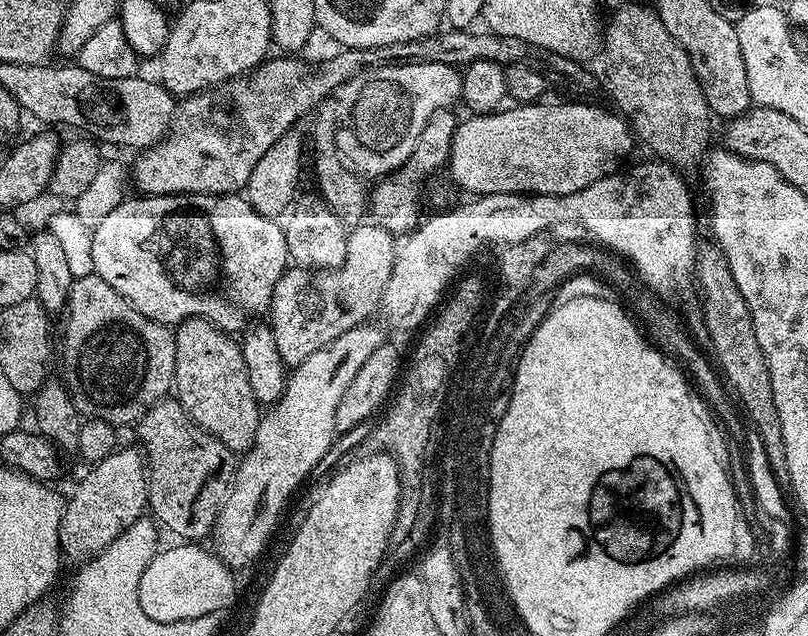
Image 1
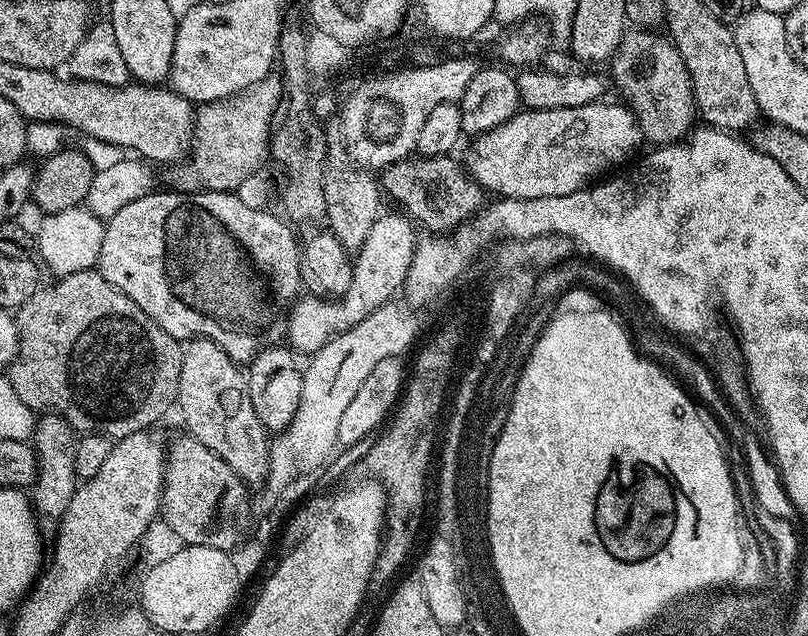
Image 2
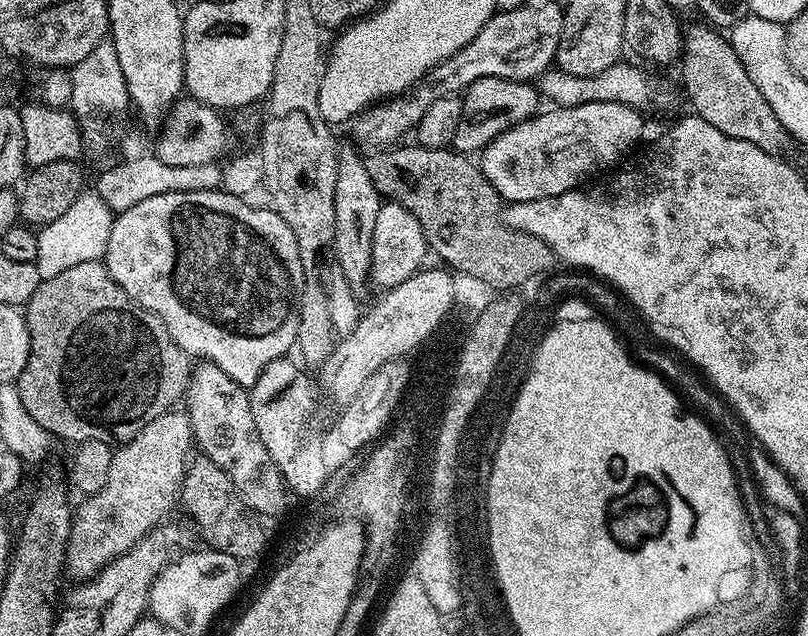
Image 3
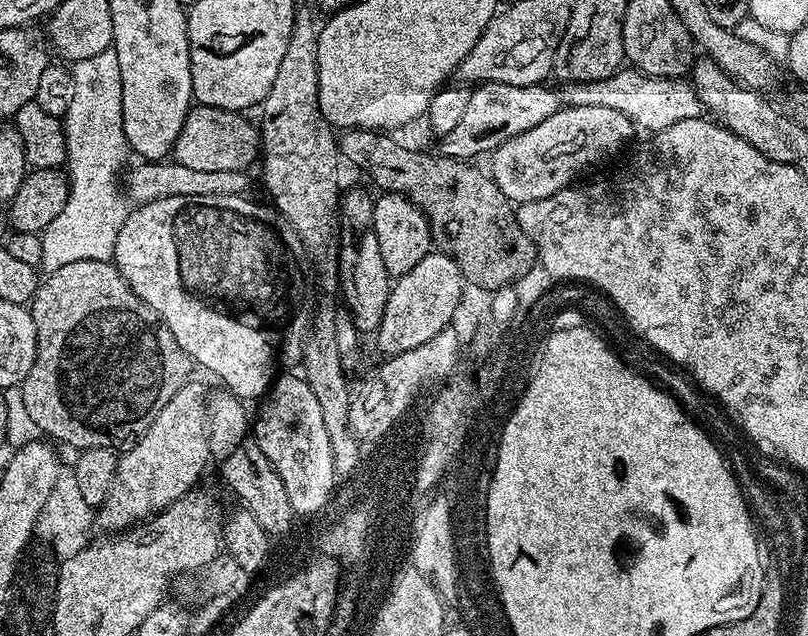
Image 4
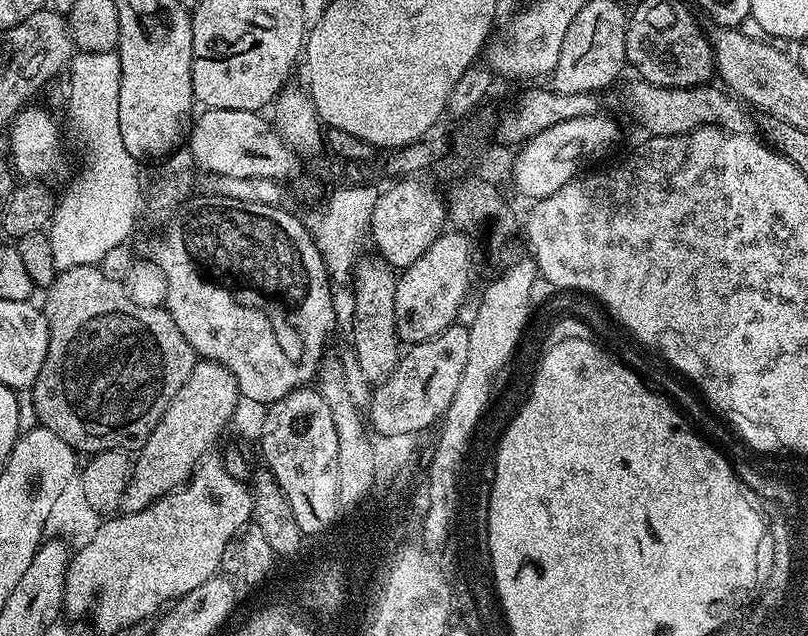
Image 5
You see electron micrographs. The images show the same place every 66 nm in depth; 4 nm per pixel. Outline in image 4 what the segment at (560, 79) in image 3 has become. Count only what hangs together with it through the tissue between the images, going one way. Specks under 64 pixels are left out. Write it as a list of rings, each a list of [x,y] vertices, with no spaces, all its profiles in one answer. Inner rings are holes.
[[[624,66],[600,81],[565,83],[559,89],[559,95],[569,108],[607,106],[610,110],[619,110],[621,114],[626,114],[626,118],[630,118],[633,126],[645,128],[648,134],[666,130],[666,126],[674,126],[674,122],[686,122],[686,118],[698,118],[705,111],[704,103],[687,79],[647,76],[631,66]]]

